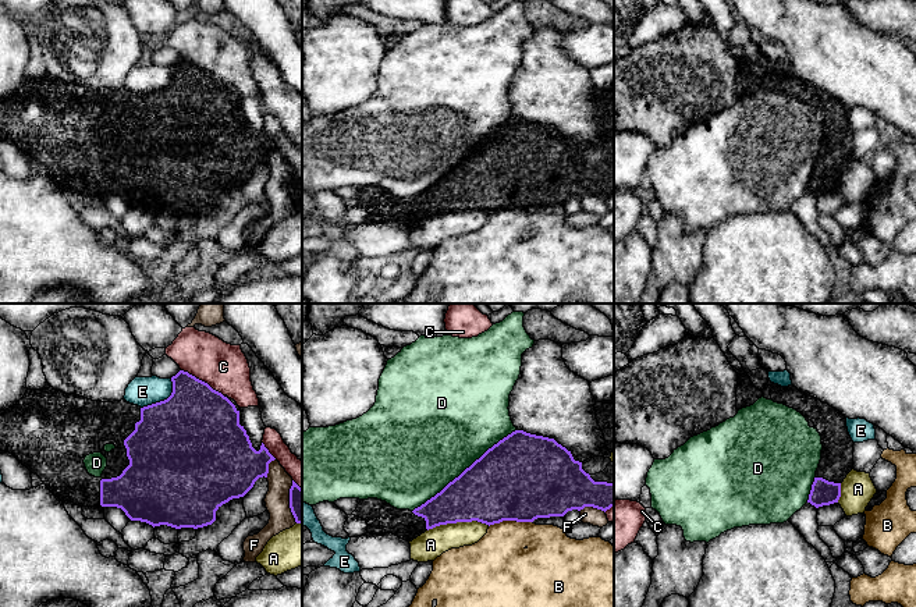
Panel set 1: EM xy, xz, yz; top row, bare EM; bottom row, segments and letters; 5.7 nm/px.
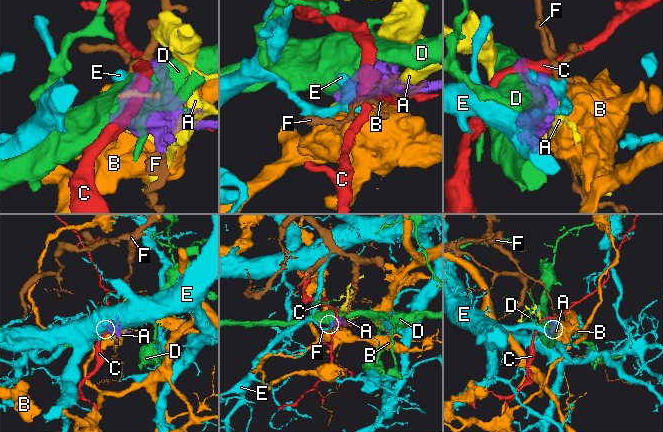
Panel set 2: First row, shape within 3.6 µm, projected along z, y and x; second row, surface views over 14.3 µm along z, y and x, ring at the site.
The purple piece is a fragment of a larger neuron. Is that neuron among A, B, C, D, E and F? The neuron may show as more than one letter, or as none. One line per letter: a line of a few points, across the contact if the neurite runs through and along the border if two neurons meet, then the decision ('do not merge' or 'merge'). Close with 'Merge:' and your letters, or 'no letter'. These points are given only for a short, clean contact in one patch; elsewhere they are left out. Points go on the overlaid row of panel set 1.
A: do not merge
B: line xz (532, 521), (500, 521), (489, 526); do not merge
C: do not merge
D: do not merge
E: do not merge
F: line xz (579, 510), (596, 507), (604, 513); do not merge
Merge: no letter

